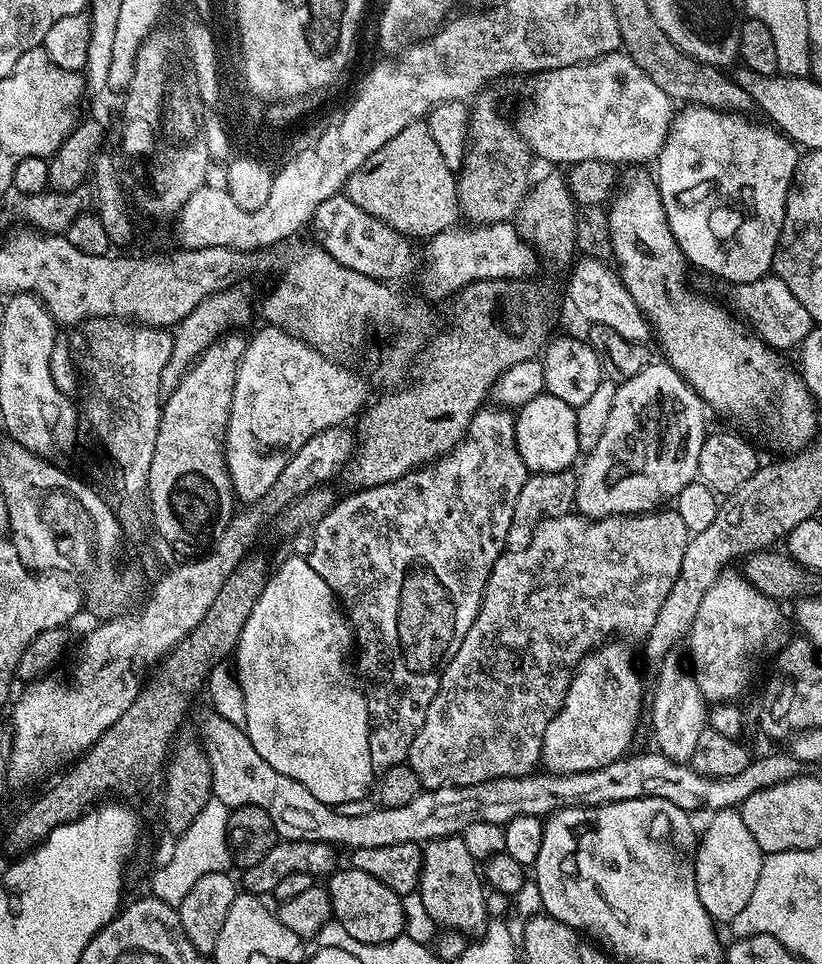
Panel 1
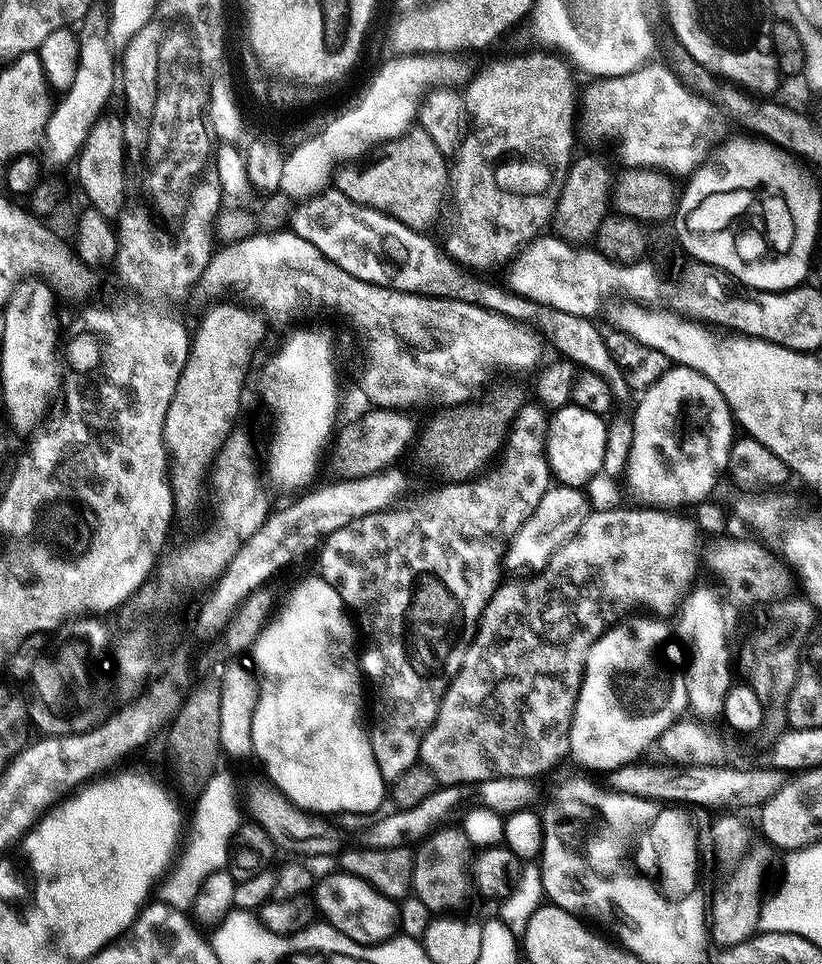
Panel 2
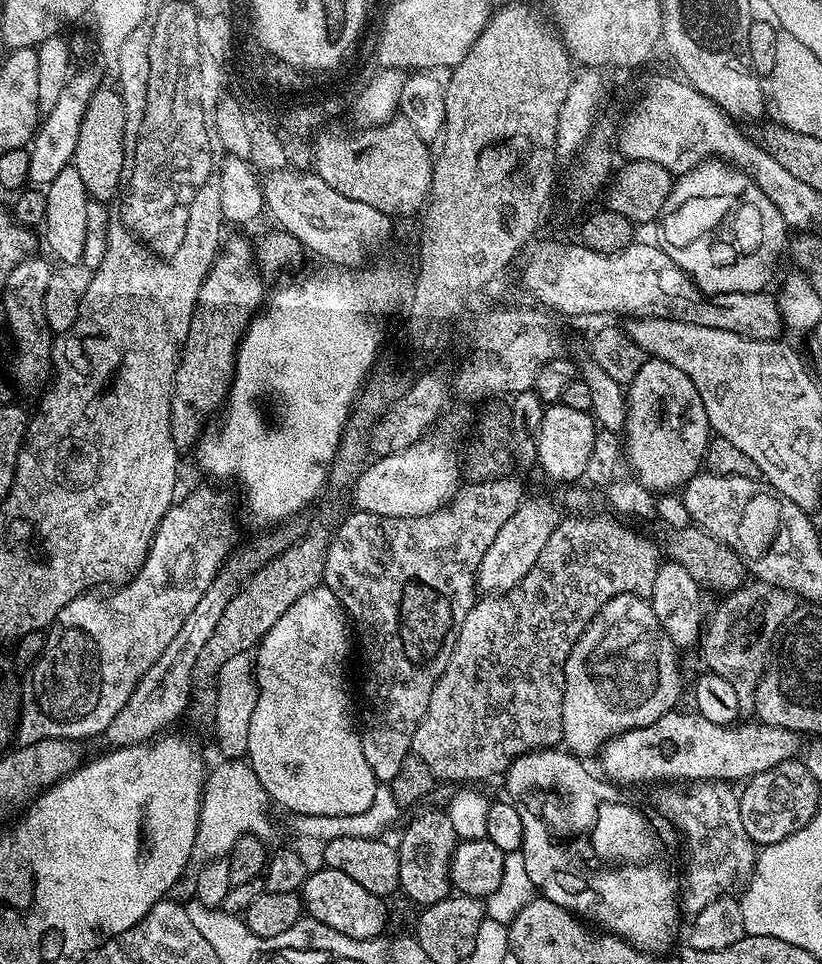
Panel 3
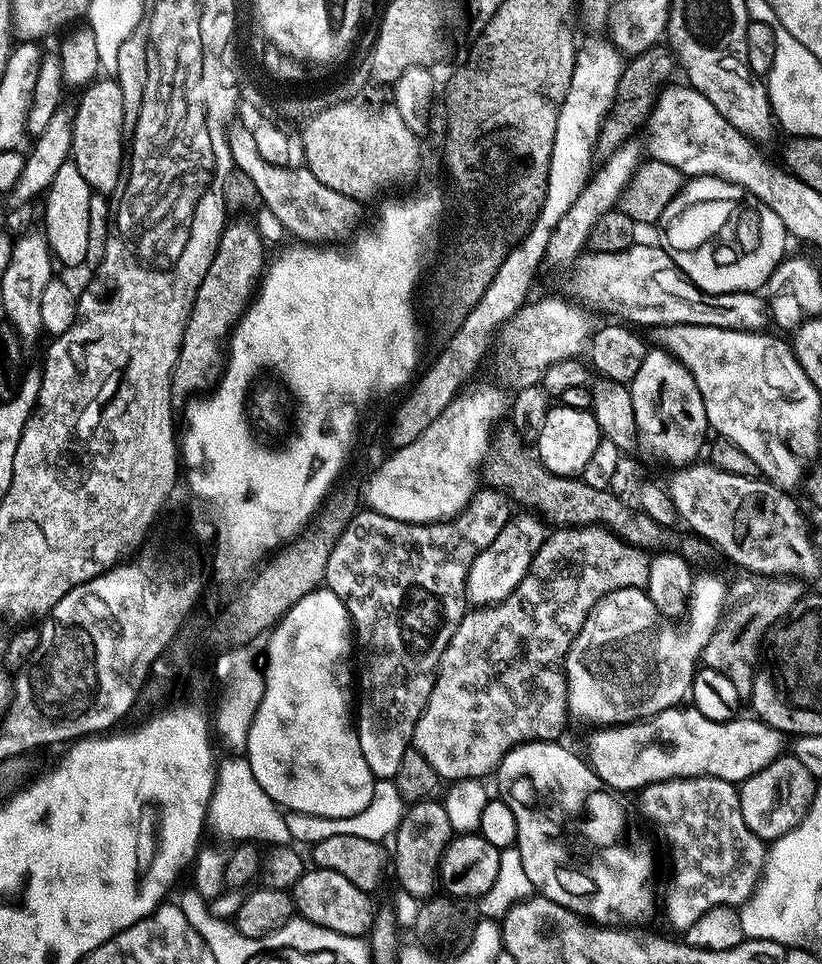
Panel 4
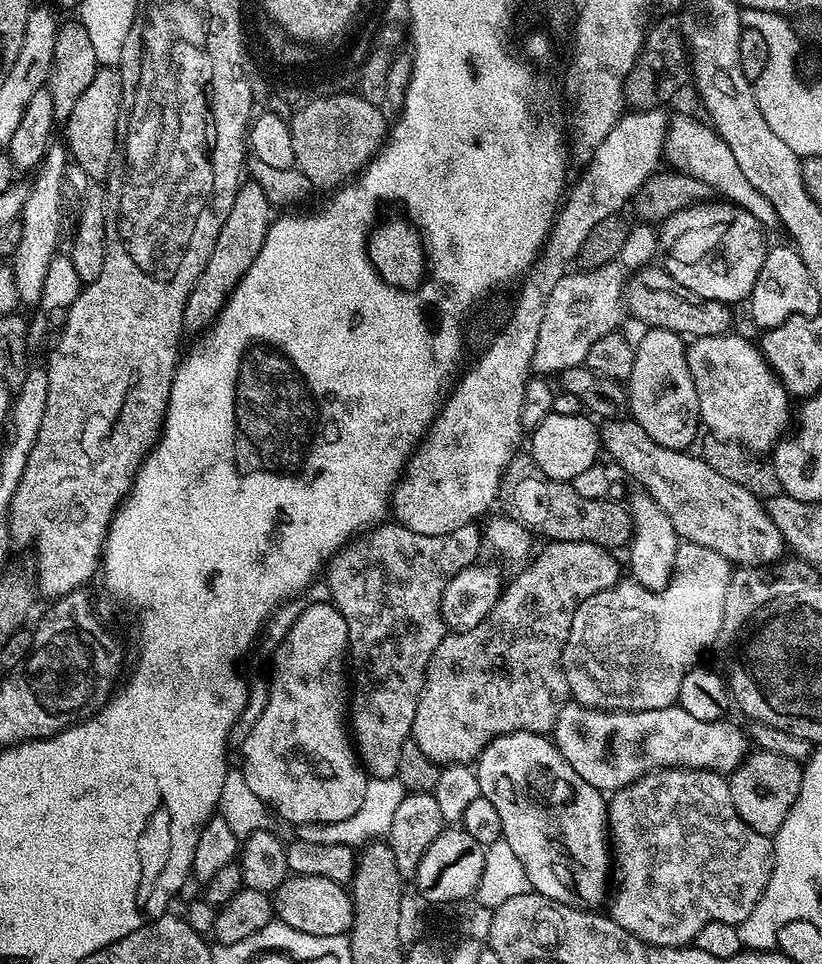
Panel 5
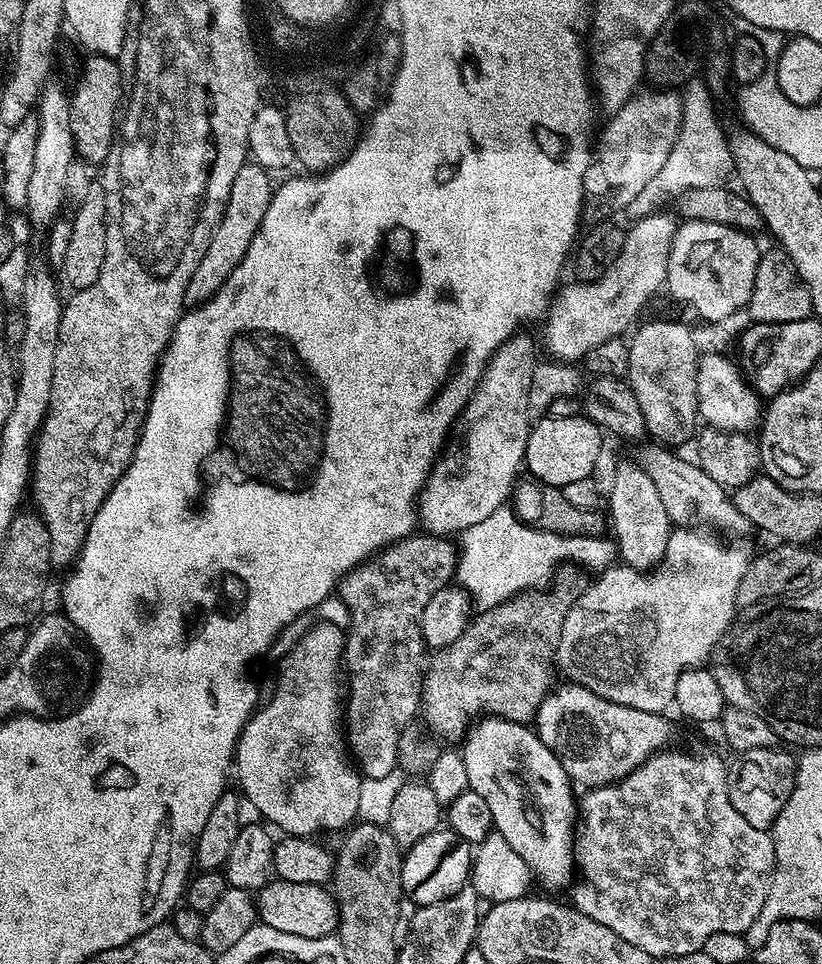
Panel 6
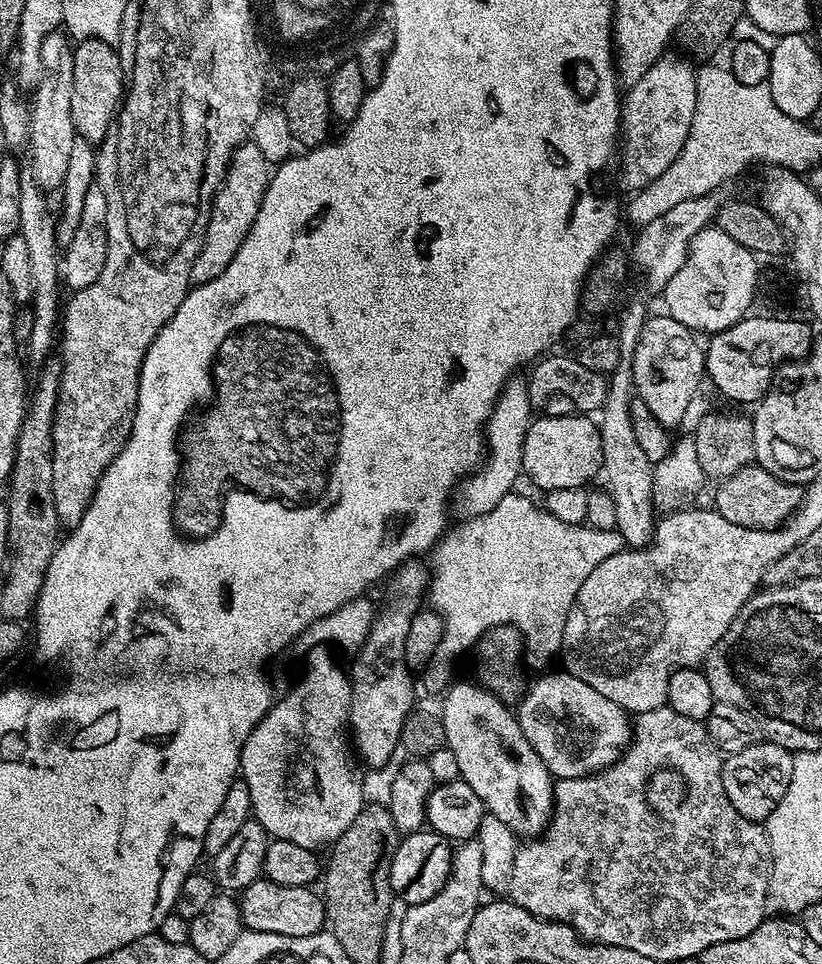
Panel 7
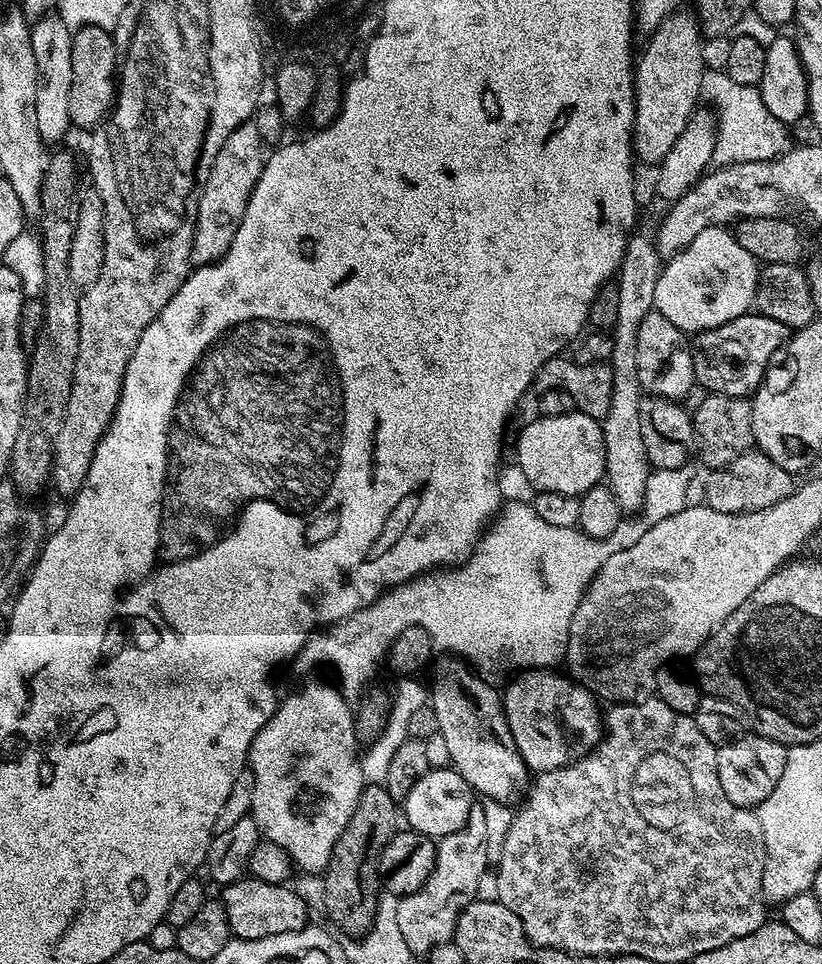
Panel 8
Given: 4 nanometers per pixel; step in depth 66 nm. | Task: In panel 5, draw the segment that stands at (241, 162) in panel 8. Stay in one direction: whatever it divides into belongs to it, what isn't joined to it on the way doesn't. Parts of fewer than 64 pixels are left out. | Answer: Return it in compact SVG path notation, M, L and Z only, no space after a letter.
M255 182L241 183L234 206L230 206L230 214L226 214L222 230L218 230L218 242L214 242L214 250L210 250L210 262L206 262L202 274L198 274L198 282L194 282L194 290L190 290L190 298L186 298L185 333L203 333L220 315L228 295L236 289L236 283L246 274L246 270L250 270L254 258L258 258L258 250L262 250L266 242L268 225L273 219L274 205L267 200L262 186Z

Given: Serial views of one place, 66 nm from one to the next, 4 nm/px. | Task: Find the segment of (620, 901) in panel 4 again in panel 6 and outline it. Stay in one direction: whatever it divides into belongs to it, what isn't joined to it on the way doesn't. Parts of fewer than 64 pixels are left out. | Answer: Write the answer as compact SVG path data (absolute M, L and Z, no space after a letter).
M500 716L477 719L469 727L462 741L462 755L468 787L490 806L493 829L510 842L511 849L522 858L535 879L537 876L548 888L567 889L574 880L574 825L578 820L578 804L574 796L572 800L573 781L562 770L556 755L527 723L515 724Z

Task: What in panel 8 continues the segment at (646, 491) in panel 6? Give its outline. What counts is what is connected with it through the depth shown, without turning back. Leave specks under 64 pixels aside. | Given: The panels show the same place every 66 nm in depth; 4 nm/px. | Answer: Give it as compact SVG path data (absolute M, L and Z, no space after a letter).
M642 228L629 237L623 261L617 269L614 287L618 298L618 315L616 323L610 329L613 346L608 359L612 372L611 400L610 408L600 420L603 430L605 479L621 511L626 514L634 514L640 509L647 478L652 470L647 460L640 427L639 403L642 399L643 383L637 336L646 314L655 307L654 291L656 285L661 283L662 257L655 246L653 229Z

